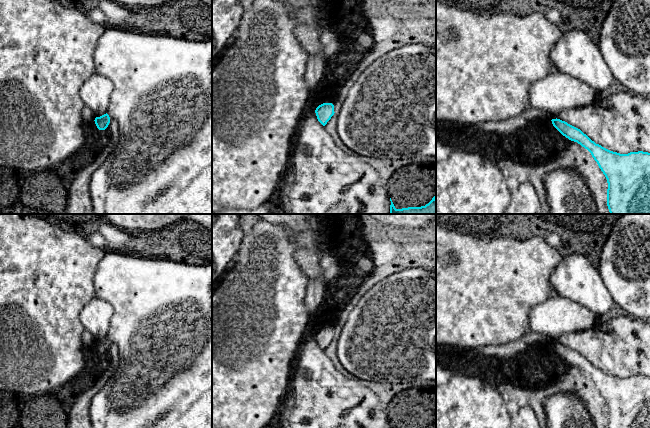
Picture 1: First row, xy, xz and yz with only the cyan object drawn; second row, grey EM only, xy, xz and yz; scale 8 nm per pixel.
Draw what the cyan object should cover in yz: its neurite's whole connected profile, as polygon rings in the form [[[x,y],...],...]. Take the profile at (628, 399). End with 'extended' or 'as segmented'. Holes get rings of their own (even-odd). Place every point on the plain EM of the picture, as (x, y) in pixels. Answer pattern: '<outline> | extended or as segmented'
[[[552,343],[553,350],[566,362],[587,373],[608,407],[607,428],[650,428],[650,377],[638,375],[620,378],[592,365],[580,353],[560,343]]] | as segmented

